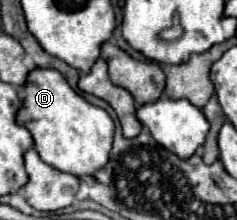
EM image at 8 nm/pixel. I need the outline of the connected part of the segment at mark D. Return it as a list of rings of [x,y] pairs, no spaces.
[[[52,68],[30,70],[22,86],[22,104],[16,112],[16,122],[28,128],[32,134],[38,156],[62,172],[92,176],[94,170],[108,162],[114,136],[112,118],[106,110],[92,106],[80,94],[76,94],[62,74]]]

